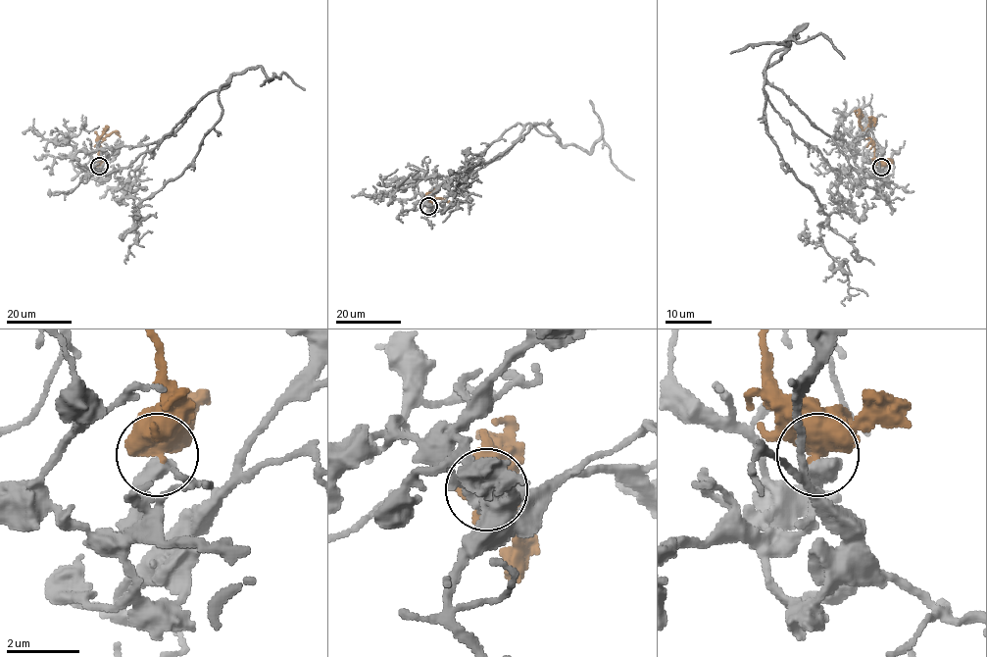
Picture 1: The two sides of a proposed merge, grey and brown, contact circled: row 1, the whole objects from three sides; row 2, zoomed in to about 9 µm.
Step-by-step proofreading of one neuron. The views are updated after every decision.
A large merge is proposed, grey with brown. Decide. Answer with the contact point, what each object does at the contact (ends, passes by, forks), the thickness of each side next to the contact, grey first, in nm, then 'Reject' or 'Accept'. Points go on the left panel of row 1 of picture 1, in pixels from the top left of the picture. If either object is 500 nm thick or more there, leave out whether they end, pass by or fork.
Place: (99, 166). Thickness 550 nm (grey) against 950 nm. Accept

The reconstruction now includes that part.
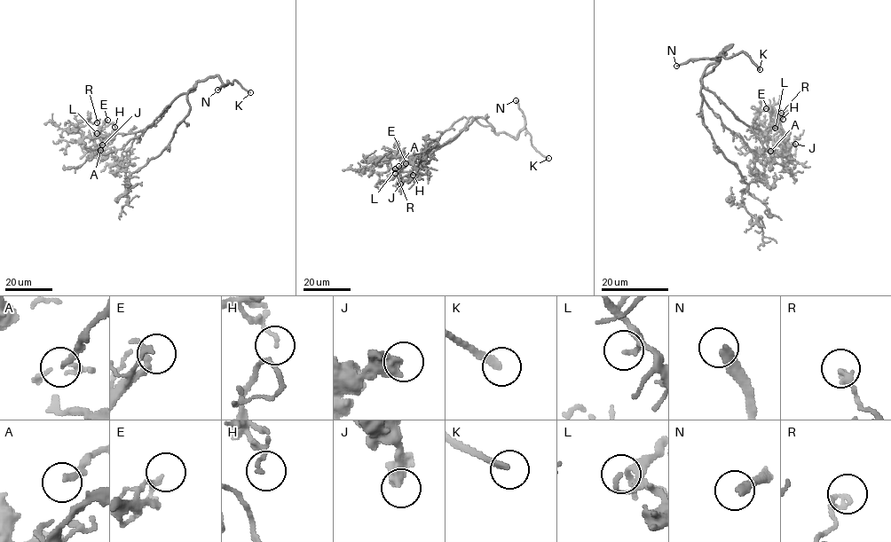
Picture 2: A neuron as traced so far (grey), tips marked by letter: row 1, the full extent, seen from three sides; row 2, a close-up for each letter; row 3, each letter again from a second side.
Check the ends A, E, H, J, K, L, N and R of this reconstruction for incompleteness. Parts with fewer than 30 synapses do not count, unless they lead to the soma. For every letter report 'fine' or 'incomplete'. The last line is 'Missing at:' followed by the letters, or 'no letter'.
A: incomplete
E: fine
H: fine
J: fine
K: incomplete
L: fine
N: incomplete
R: fine
Missing at: A, K, N

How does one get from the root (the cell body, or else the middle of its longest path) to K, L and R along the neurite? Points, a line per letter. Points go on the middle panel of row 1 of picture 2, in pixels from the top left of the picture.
K: (479, 122), (490, 126), (496, 133), (504, 132), (516, 138), (524, 128), (531, 135), (532, 145), (548, 158)
L: (479, 122), (471, 116), (463, 116), (414, 154), (397, 172), (398, 176), (398, 171), (395, 168)
R: (479, 122), (471, 116), (458, 120), (414, 154), (397, 172), (398, 176), (397, 168), (395, 173)

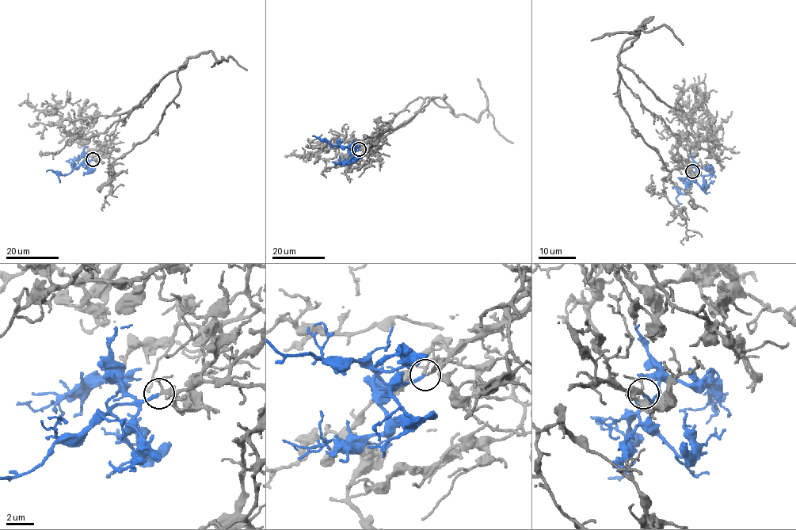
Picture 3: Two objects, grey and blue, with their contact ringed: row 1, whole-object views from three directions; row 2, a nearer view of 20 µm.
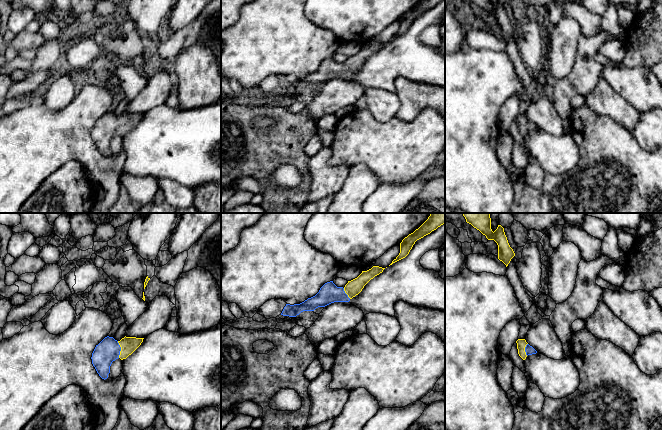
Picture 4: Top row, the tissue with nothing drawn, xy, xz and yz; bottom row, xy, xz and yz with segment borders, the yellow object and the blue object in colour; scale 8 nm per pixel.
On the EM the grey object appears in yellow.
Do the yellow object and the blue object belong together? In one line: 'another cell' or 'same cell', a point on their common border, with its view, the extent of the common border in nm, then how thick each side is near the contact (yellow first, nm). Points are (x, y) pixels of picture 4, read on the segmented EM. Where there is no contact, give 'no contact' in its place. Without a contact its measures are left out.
same cell; meets yellow in xy at (121, 349); contact 140 nm long; 130 nm thick on the yellow side, 190 nm on the other

